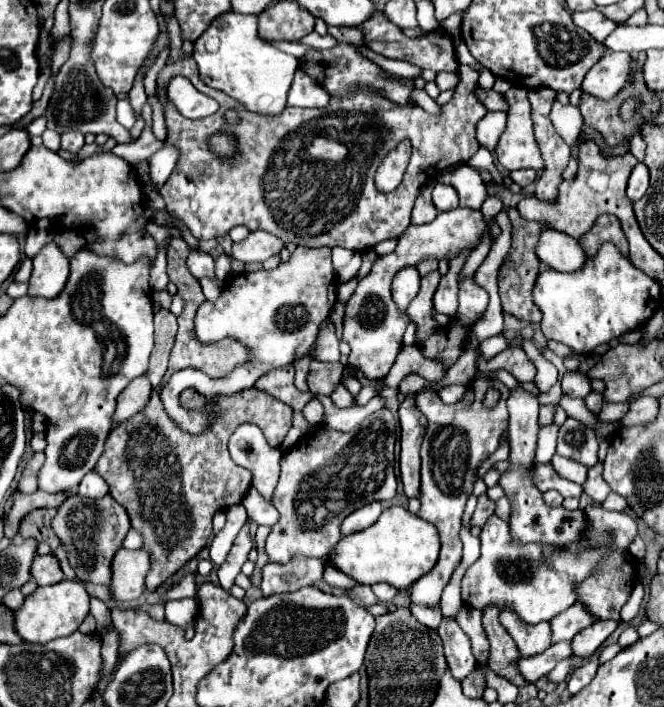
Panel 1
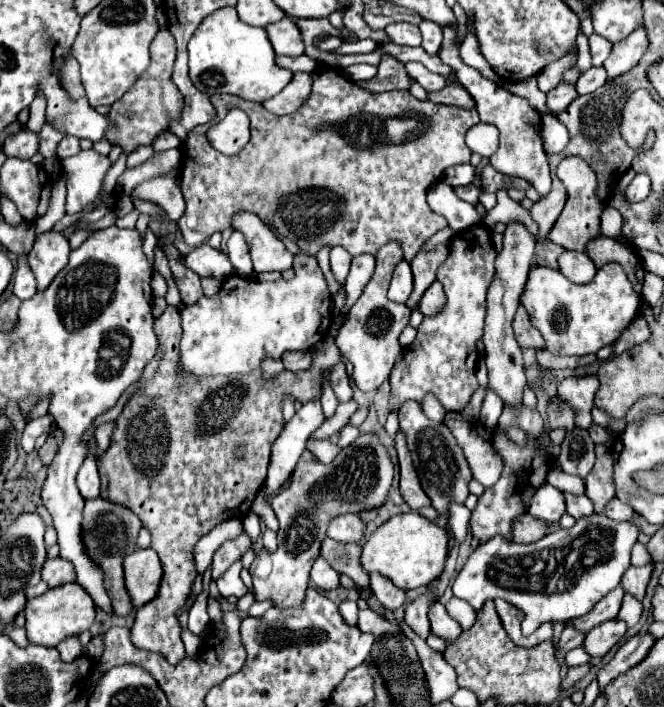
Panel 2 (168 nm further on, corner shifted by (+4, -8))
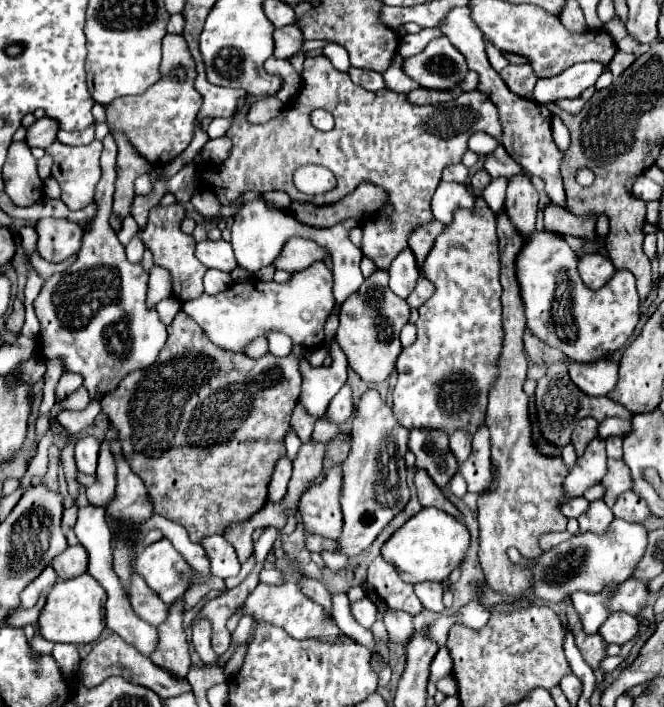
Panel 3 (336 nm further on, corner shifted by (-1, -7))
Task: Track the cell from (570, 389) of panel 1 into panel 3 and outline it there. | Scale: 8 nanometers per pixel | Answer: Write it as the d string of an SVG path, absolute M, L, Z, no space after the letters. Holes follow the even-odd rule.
M601 360L597 364L573 364L569 376L587 396L607 396L617 384L617 362Z

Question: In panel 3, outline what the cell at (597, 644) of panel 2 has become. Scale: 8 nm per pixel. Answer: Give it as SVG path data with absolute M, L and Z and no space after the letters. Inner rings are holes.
M617 612L617 614L611 614L605 620L605 624L601 626L599 634L601 634L601 638L607 644L619 644L619 646L623 646L625 642L635 638L637 630L639 630L639 624L637 624L635 616L625 614L625 612Z

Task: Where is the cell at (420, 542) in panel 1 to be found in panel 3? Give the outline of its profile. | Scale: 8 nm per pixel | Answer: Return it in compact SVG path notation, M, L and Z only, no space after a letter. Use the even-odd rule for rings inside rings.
M423 508L421 512L411 516L397 532L393 532L393 536L383 544L381 556L409 584L443 582L459 566L467 548L469 532L459 520L441 510Z

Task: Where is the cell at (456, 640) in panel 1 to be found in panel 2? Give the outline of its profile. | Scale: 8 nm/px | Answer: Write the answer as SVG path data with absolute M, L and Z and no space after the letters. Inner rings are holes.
M438 601L434 603L434 607L430 607L428 619L430 619L430 625L432 625L432 633L438 635L438 637L442 637L444 641L454 641L454 639L460 635L460 631L462 631L460 623L454 621L454 619L446 613L444 605L438 603Z

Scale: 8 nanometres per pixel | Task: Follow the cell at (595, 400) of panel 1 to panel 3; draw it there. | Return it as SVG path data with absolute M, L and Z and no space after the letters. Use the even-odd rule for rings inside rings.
M609 436L605 442L607 442L607 456L621 460L621 442L623 440L619 436Z

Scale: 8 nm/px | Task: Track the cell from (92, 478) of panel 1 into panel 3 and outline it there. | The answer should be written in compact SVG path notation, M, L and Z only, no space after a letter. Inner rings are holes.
M85 436L75 446L75 464L77 472L95 476L97 470L97 454L99 454L99 442L93 436Z

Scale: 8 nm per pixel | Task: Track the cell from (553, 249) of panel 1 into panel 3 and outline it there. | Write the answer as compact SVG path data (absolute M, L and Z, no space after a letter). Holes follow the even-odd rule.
M599 252L595 254L585 254L583 258L579 258L579 276L583 280L583 284L587 288L601 288L615 272L615 266L611 264L611 260Z

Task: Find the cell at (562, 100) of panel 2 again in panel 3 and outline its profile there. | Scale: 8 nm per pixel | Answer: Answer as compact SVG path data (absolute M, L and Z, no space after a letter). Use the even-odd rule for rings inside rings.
M591 86L591 88L587 88L587 90L583 90L583 94L581 96L577 96L577 98L565 98L565 100L557 100L557 106L561 108L561 110L565 110L565 112L569 112L569 114L577 114L581 108L583 108L583 104L593 96L593 92L595 92L595 86Z

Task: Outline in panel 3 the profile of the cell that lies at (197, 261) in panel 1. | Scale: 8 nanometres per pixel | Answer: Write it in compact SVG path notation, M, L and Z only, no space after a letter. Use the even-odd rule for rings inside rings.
M203 240L203 242L199 242L195 256L207 268L215 268L215 270L223 270L223 272L233 272L237 268L237 260L233 256L231 244L225 240Z

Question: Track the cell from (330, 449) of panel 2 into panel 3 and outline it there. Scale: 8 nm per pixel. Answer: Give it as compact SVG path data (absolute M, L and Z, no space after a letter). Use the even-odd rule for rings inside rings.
M341 464L329 468L325 480L309 488L299 500L299 516L305 524L307 534L321 534L325 538L339 538L343 530L343 514L341 514Z

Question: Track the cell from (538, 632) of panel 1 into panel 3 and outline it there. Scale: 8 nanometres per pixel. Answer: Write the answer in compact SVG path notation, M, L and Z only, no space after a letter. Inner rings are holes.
M505 212L497 216L497 236L499 236L499 256L501 256L501 304L503 304L503 346L501 354L497 358L497 378L489 390L489 408L485 422L491 432L491 460L499 468L499 484L493 492L481 494L479 496L479 562L483 568L483 574L489 582L489 588L495 594L501 596L513 596L521 598L525 590L529 588L529 572L527 570L517 570L507 558L505 550L507 548L517 548L523 556L537 556L541 554L541 548L537 544L539 536L545 532L561 532L565 530L567 518L557 512L557 502L563 498L563 480L569 474L569 468L565 466L561 456L547 456L543 454L533 440L533 430L531 430L531 420L529 420L529 396L523 392L523 380L527 376L527 360L523 352L523 328L525 328L525 304L521 300L521 288L517 282L517 254L521 252L523 244L521 238L517 238L517 230L513 230L513 224L509 218L505 218Z

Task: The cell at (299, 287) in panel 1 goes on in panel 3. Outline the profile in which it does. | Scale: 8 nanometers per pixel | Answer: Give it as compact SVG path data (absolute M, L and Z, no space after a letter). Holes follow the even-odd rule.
M315 262L309 268L291 274L285 284L263 282L251 278L247 282L233 282L227 290L209 296L183 302L183 312L187 312L205 332L205 336L219 348L243 354L245 348L259 336L269 332L283 332L293 338L293 344L303 348L315 348L325 342L325 322L335 306L331 294L331 270L325 262Z

